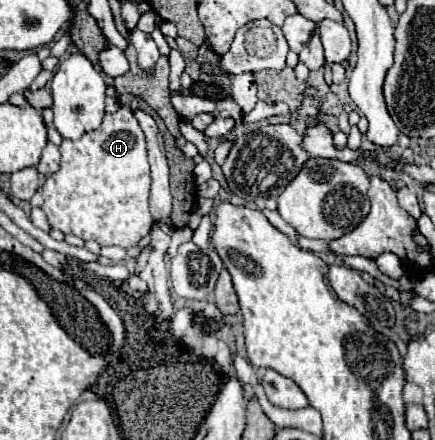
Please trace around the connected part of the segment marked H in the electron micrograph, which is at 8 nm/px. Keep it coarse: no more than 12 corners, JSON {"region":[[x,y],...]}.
{"region":[[132,109],[60,143],[42,185],[52,229],[130,249],[150,165]]}

